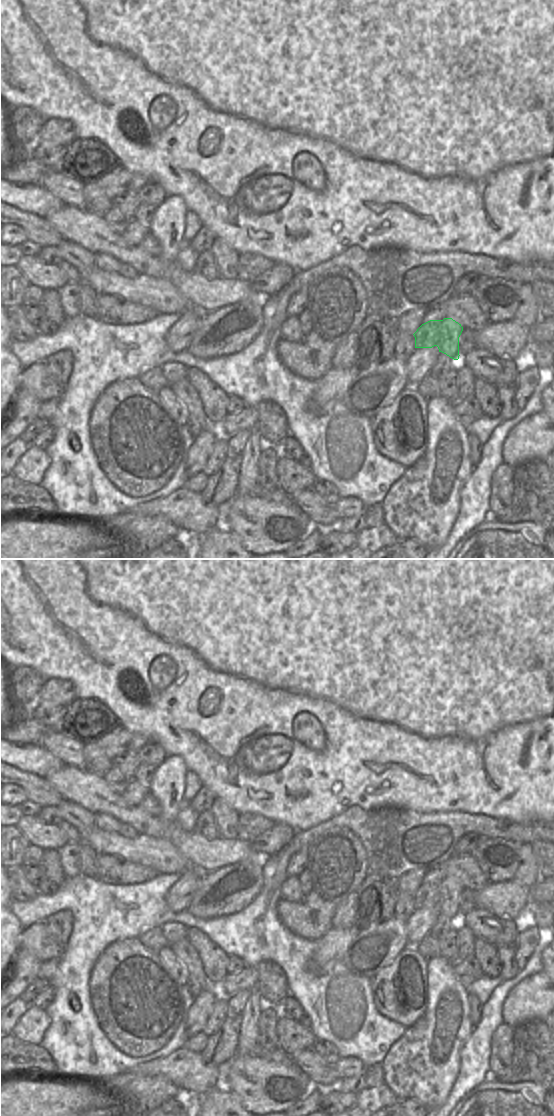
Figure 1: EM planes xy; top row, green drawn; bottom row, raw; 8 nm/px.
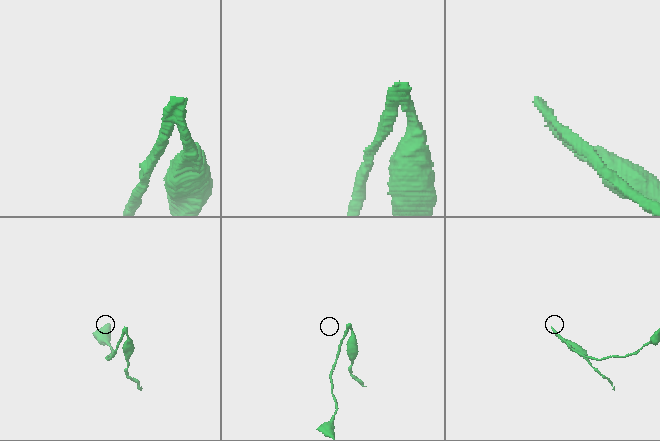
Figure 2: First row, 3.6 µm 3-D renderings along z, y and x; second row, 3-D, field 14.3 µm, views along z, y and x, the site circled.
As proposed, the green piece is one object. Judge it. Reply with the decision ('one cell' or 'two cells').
two cells

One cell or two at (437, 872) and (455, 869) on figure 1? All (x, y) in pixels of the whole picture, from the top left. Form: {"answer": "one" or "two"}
{"answer": "two"}

